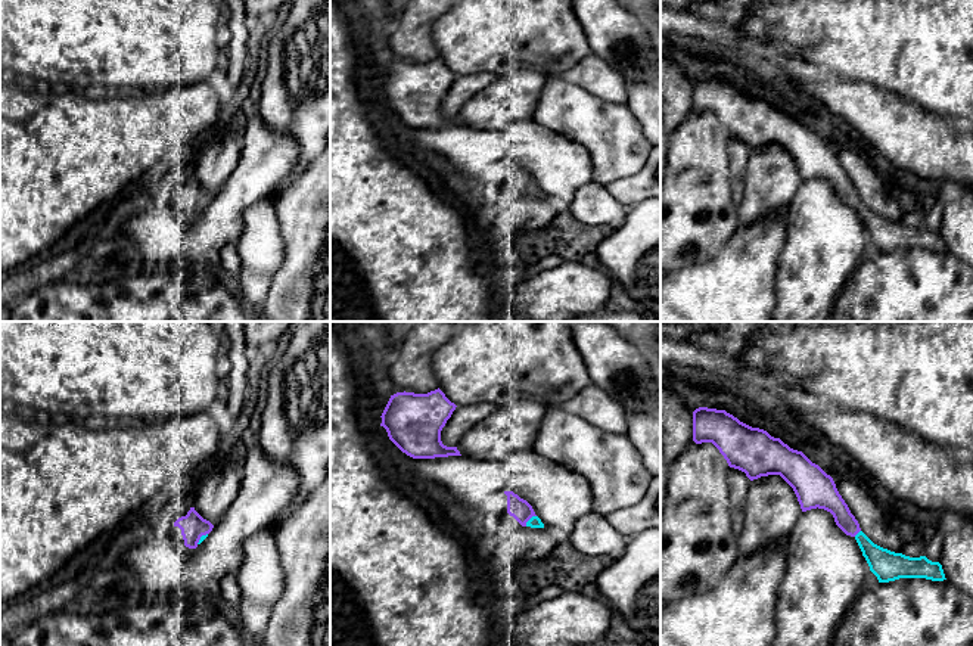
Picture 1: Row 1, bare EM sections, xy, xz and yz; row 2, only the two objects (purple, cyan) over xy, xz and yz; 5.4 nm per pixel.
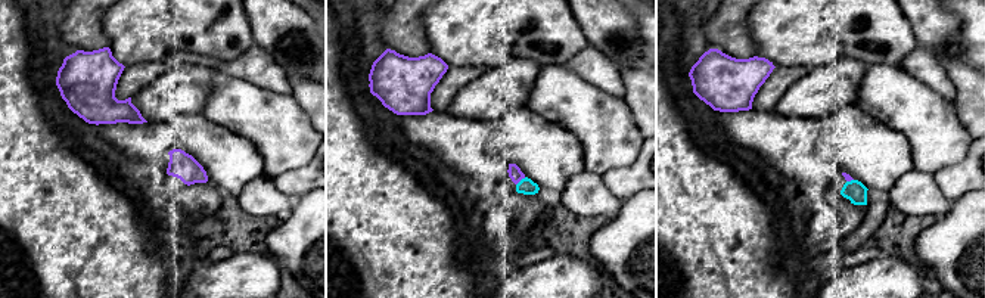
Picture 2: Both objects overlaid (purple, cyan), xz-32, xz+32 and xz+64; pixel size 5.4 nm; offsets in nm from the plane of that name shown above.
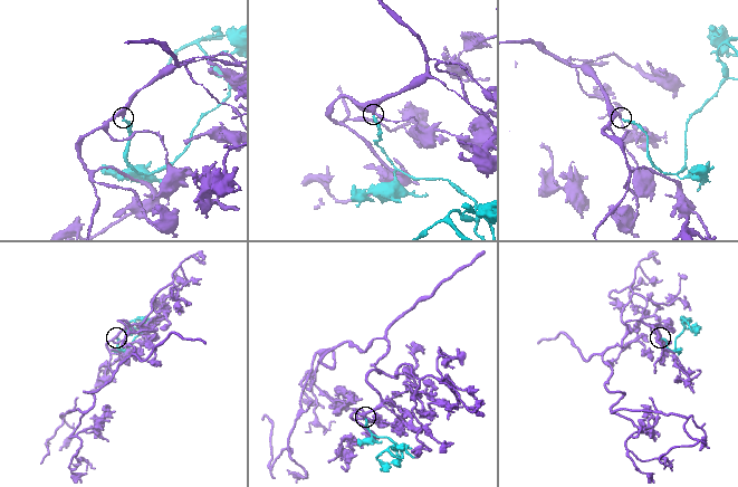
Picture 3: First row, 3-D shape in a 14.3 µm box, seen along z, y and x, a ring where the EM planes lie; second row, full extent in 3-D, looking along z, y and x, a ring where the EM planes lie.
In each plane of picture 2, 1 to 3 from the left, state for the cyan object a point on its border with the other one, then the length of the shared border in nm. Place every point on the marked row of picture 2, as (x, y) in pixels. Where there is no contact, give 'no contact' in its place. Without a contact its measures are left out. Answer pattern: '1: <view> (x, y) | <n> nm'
1: no contact
2: xz+32 (521, 179) | 70 nm
3: xz+64 (850, 180) | 40 nm

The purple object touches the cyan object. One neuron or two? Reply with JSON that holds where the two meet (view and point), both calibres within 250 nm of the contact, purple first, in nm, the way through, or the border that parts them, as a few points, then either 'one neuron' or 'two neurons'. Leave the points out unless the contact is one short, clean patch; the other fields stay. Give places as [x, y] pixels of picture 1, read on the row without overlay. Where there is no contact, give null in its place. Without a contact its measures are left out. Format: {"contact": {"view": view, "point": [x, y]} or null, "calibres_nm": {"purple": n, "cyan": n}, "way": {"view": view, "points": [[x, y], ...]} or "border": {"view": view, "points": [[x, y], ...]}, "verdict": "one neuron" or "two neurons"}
{"contact": {"view": "xz", "point": [529, 188]}, "calibres_nm": {"purple": 120, "cyan": 60}, "way": {"view": "xz", "points": [[518, 177], [529, 188], [534, 192]]}, "verdict": "one neuron"}

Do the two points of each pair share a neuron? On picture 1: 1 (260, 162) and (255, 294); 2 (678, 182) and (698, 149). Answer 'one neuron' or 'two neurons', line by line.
1: two neurons
2: one neuron

